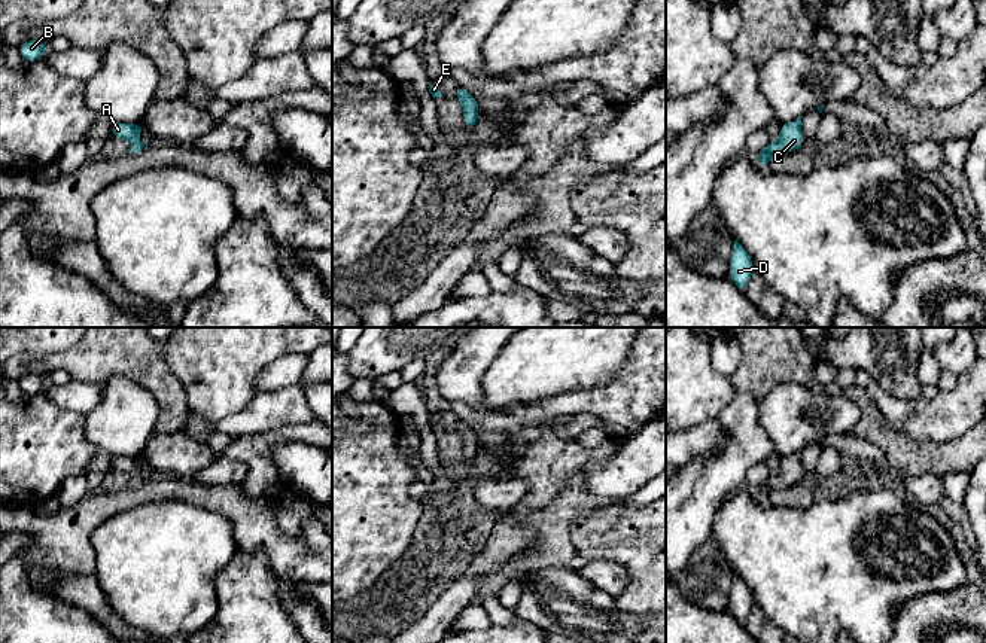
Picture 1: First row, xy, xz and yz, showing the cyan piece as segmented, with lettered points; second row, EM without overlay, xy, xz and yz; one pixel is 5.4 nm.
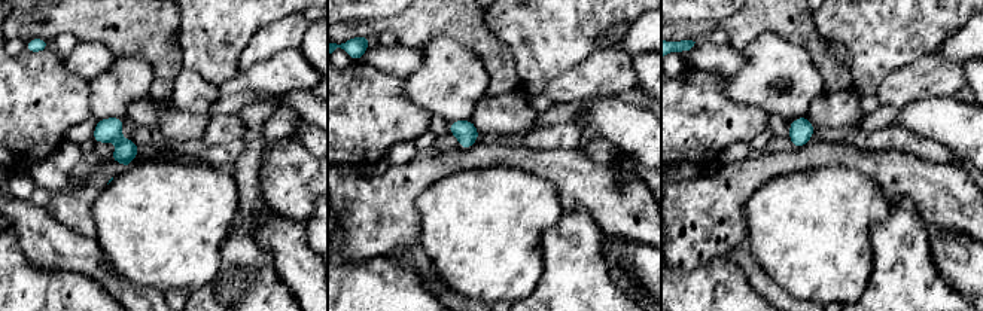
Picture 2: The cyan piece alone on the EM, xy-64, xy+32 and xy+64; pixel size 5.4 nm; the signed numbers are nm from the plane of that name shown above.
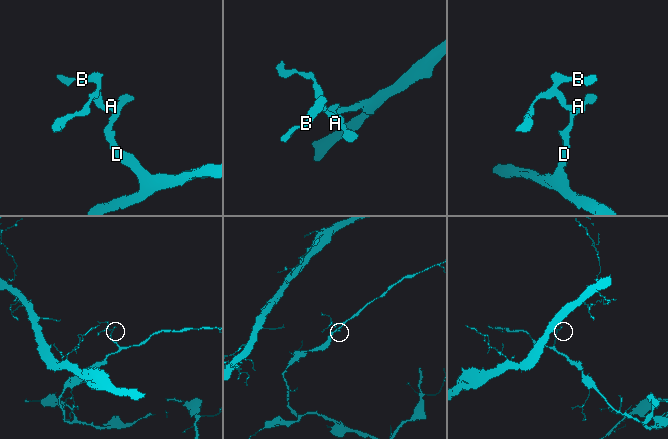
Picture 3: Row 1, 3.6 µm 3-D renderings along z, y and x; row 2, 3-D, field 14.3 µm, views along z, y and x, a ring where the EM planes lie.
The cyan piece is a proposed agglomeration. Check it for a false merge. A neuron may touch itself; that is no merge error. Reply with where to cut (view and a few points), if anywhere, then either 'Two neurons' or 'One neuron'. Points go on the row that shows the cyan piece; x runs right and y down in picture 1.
No split. One neuron

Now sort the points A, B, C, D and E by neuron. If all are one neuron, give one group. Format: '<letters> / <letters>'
A B C D E

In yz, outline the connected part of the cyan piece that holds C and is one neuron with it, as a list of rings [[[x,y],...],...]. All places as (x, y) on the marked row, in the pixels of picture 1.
[[[798,116],[795,121],[788,124],[780,124],[780,141],[772,140],[767,146],[764,146],[757,158],[757,164],[760,168],[767,170],[770,159],[779,153],[789,153],[801,147],[806,140],[801,132],[801,118]]]

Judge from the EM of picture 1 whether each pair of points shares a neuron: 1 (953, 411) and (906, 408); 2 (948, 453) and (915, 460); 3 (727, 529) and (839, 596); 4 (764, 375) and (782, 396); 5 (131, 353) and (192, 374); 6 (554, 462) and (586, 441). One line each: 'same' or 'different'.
1: same
2: same
3: same
4: different
5: different
6: different

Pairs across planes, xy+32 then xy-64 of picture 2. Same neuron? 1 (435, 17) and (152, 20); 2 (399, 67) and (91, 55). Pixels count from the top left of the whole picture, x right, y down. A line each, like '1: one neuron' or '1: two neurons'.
1: one neuron
2: one neuron

